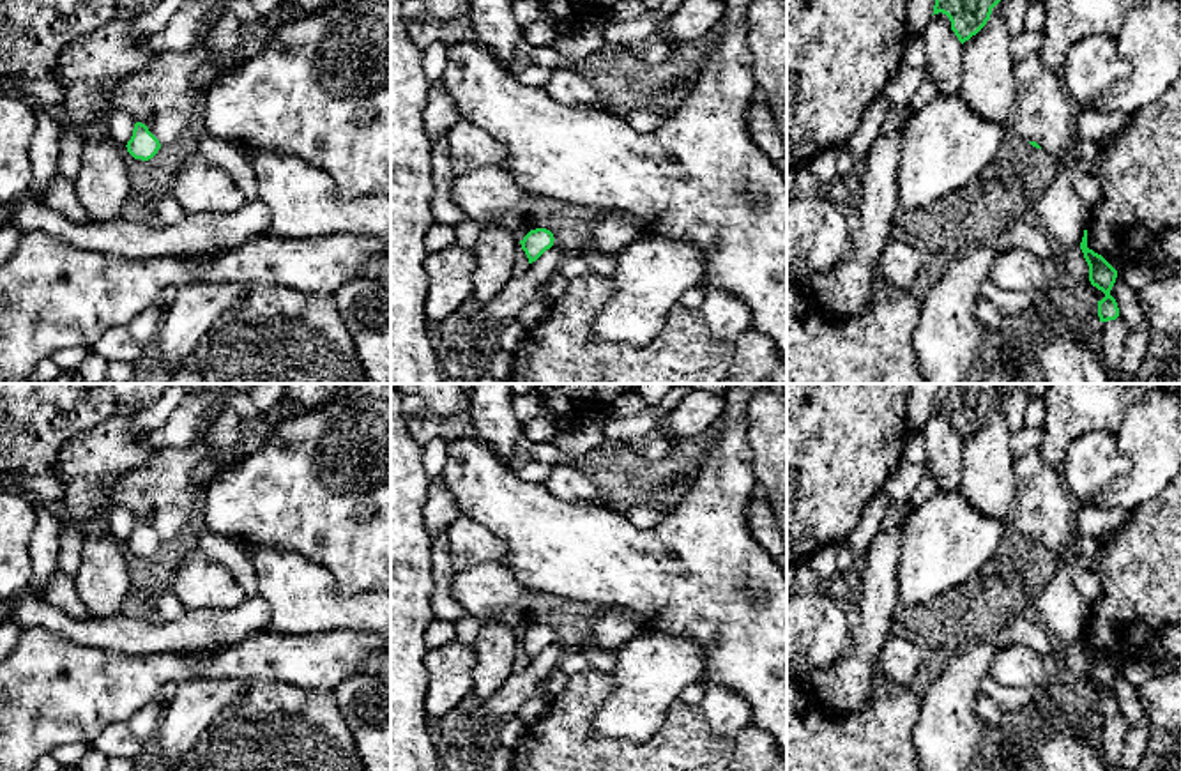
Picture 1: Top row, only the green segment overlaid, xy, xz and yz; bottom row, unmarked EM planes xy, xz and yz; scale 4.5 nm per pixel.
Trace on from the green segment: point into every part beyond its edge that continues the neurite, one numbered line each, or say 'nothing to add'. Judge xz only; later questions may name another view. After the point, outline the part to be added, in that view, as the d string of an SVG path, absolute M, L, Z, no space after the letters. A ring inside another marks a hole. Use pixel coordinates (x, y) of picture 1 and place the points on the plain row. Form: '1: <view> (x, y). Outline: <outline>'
nothing to add

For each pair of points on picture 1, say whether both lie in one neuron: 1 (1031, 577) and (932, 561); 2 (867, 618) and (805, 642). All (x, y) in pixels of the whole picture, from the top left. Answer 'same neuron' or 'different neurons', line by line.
1: different neurons
2: different neurons

